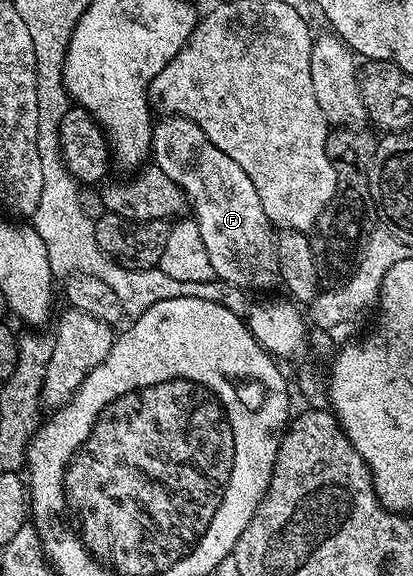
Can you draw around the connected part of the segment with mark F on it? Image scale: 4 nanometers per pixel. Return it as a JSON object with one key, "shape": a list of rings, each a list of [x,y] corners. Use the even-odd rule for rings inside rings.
{"shape":[[[161,116],[152,127],[150,157],[185,193],[191,216],[202,231],[210,267],[214,267],[219,280],[245,291],[281,284],[276,233],[266,211],[262,211],[262,199],[258,199],[250,175],[226,151],[218,151],[206,139],[202,127],[185,117]]]}

